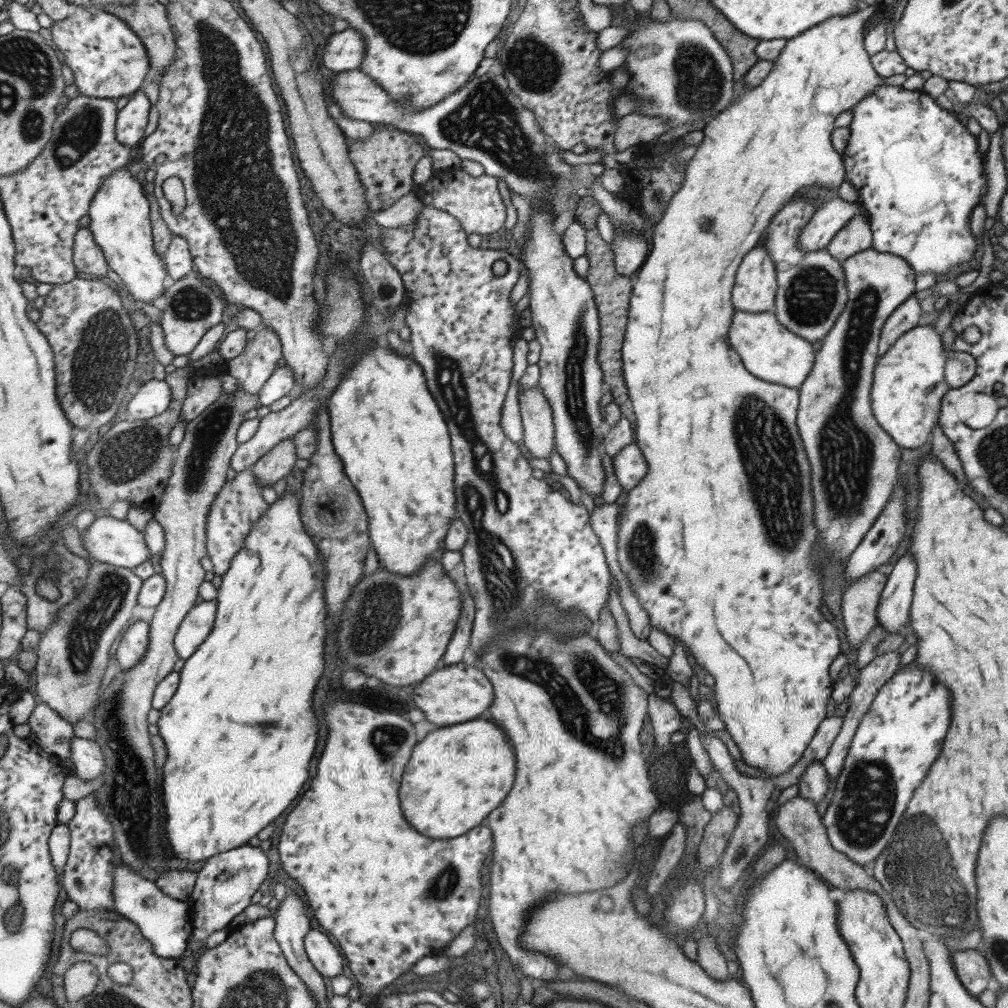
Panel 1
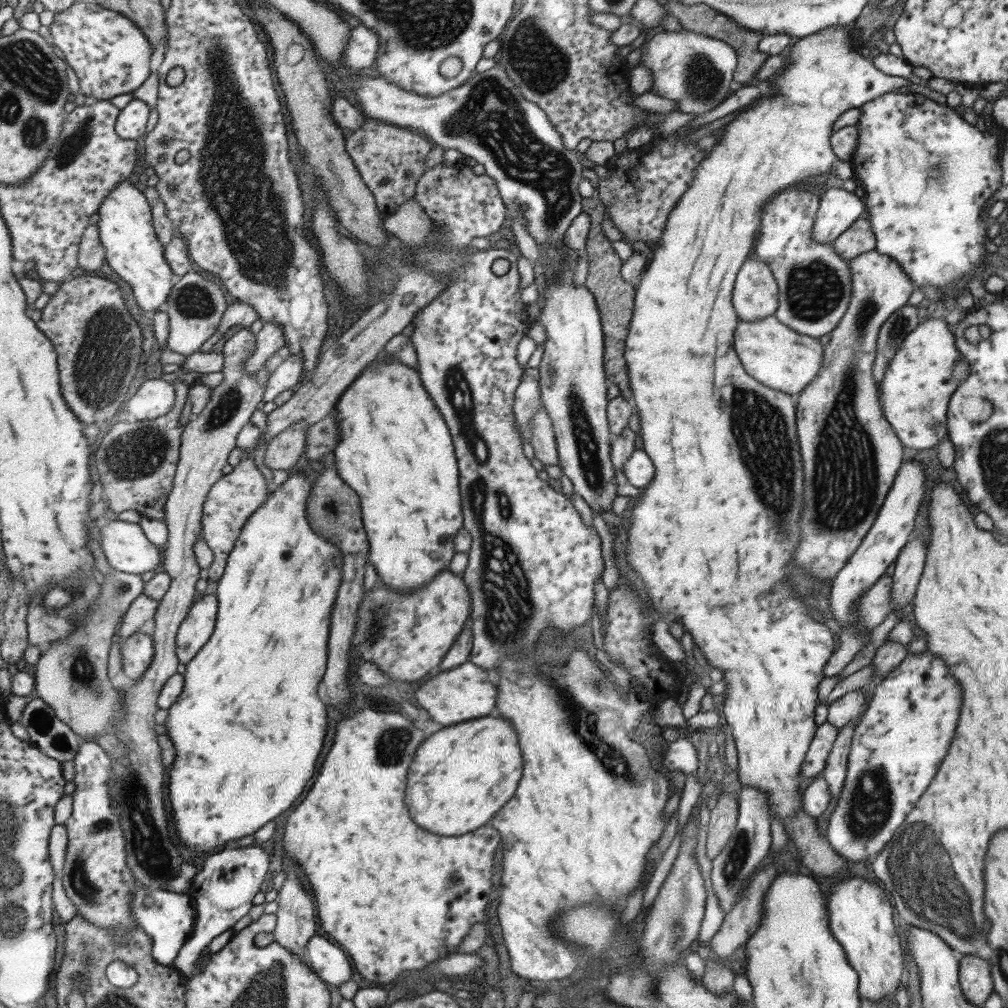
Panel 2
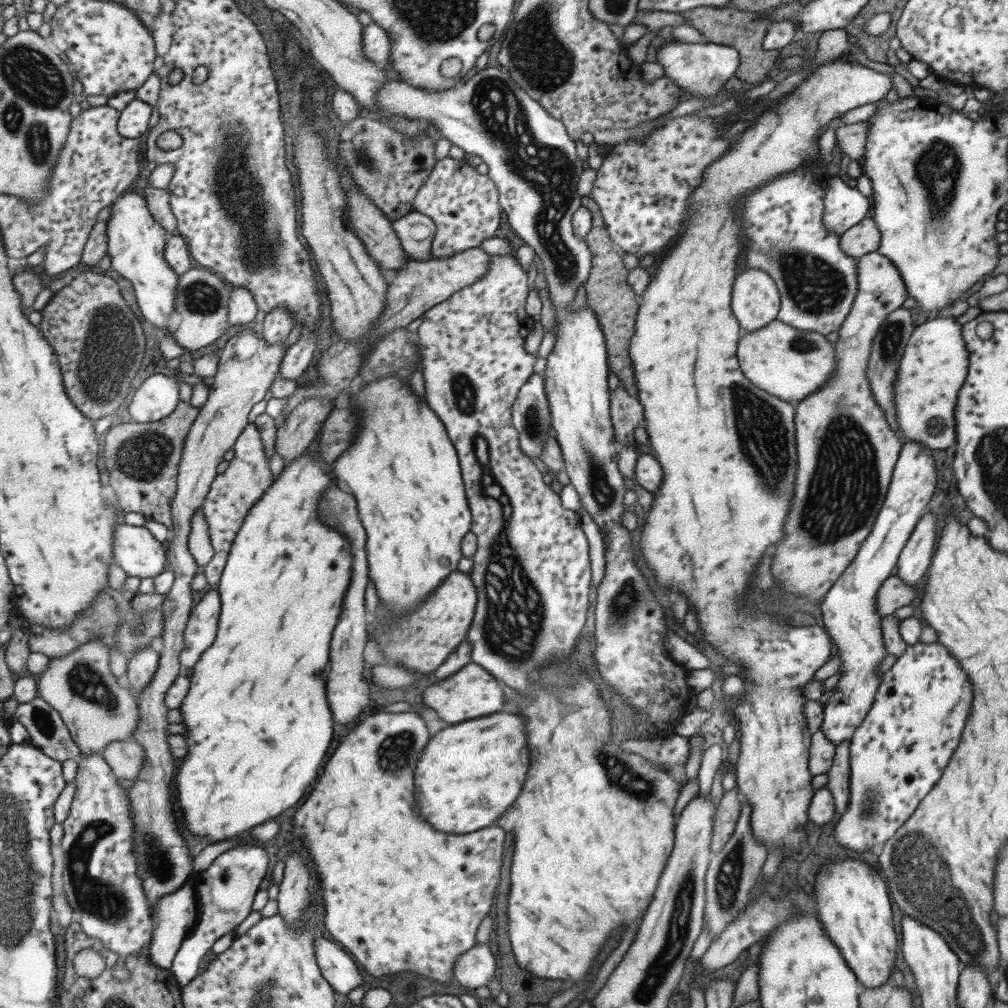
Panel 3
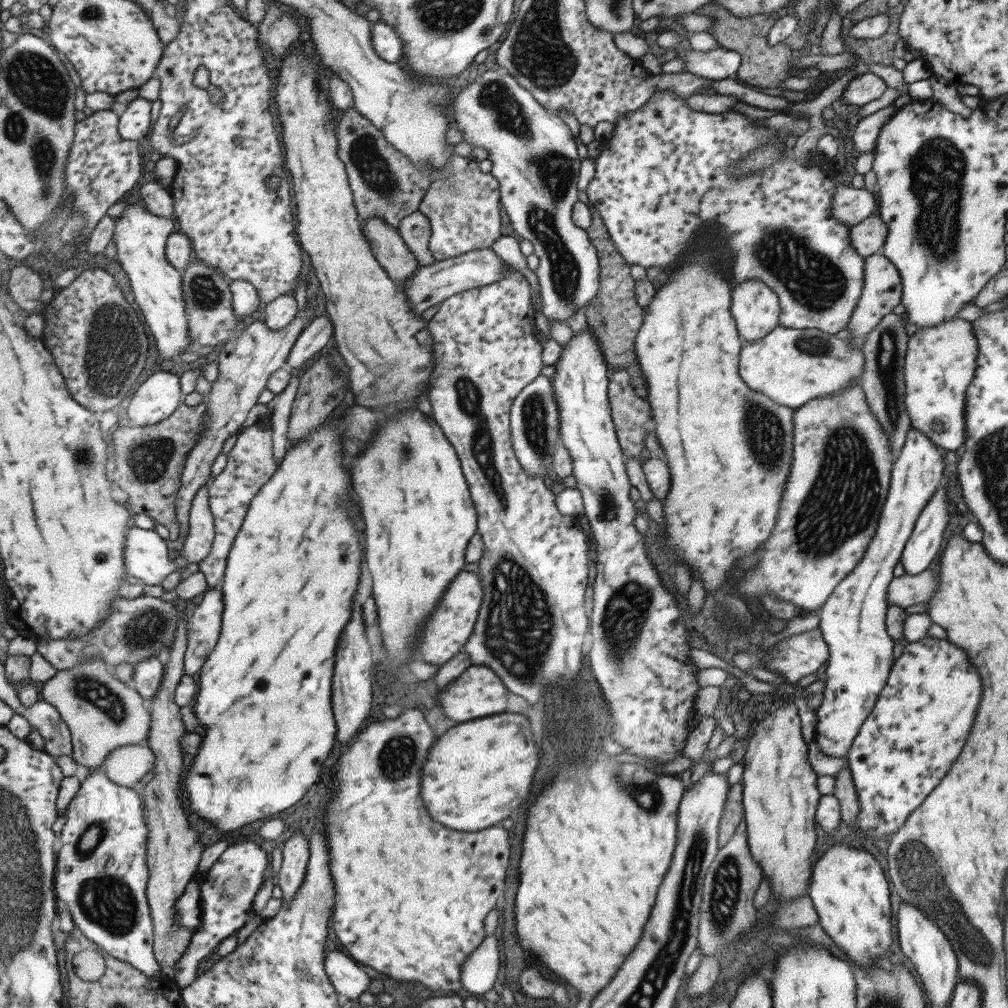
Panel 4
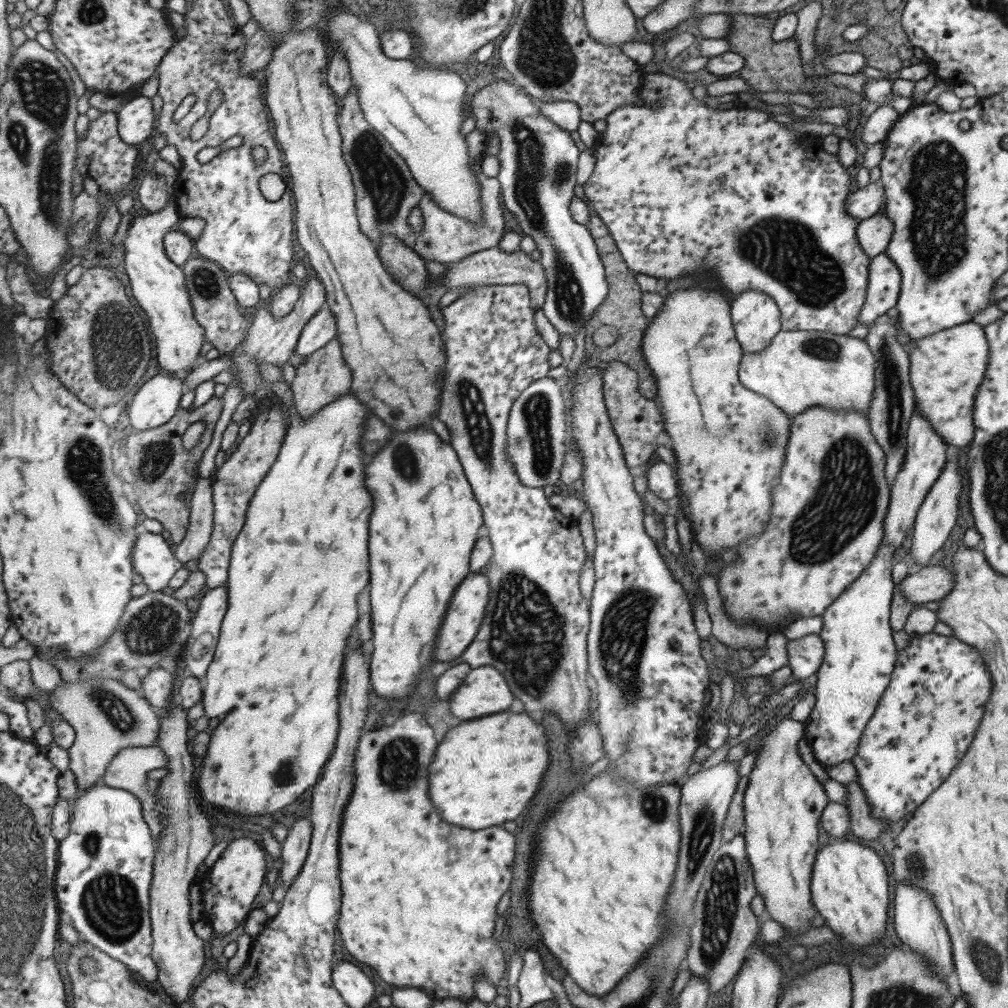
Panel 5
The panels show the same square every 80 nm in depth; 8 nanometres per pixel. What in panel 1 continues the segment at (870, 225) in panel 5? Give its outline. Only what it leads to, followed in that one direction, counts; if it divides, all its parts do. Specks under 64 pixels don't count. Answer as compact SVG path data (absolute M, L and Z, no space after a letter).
M856 215L849 219L845 227L841 227L823 250L842 261L860 253L861 250L871 248L871 244L872 235L867 219L863 215Z

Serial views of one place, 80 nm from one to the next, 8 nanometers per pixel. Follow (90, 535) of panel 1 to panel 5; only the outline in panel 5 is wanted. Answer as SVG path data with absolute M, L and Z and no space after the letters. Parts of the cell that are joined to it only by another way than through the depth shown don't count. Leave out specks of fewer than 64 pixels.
M145 530L136 540L134 553L136 574L151 591L170 586L176 573L188 566L176 557L172 545L161 534Z

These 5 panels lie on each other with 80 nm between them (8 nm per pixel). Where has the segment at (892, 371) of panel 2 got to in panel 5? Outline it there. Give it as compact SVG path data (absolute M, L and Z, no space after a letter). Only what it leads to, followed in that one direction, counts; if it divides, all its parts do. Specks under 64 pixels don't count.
M967 321L921 337L906 345L908 379L914 406L926 418L933 432L955 451L973 438L973 405L977 387L989 362L988 342L977 323Z

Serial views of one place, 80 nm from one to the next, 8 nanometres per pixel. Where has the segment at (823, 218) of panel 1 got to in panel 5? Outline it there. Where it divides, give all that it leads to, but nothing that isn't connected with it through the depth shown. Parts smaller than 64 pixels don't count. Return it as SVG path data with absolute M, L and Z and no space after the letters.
M880 182L868 183L862 188L857 187L845 197L844 211L853 219L863 220L881 212L884 192Z

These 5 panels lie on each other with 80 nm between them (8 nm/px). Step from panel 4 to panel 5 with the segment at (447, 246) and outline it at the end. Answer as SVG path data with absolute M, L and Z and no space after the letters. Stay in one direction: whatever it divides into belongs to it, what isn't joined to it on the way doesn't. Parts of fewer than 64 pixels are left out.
M473 160L473 163L477 163L475 166L477 167L476 177L480 178L480 187L482 188L481 202L482 210L485 212L485 222L481 222L479 226L469 224L467 219L453 216L451 211L446 211L429 194L426 194L419 204L423 211L423 219L425 219L425 229L421 235L417 236L413 247L426 261L437 261L443 265L457 263L477 252L498 247L506 235L505 224L507 224L507 220L505 220L503 208L501 208L501 198L503 198L501 181L498 177L487 176L482 171L480 162Z

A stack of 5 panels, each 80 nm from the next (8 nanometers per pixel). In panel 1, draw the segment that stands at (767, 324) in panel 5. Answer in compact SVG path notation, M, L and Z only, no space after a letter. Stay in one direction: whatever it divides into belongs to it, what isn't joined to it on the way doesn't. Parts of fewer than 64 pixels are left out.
M758 245L748 254L743 256L735 271L733 288L730 293L730 299L735 309L742 310L745 313L774 312L774 296L776 293L775 267L769 254L765 254L765 248Z

